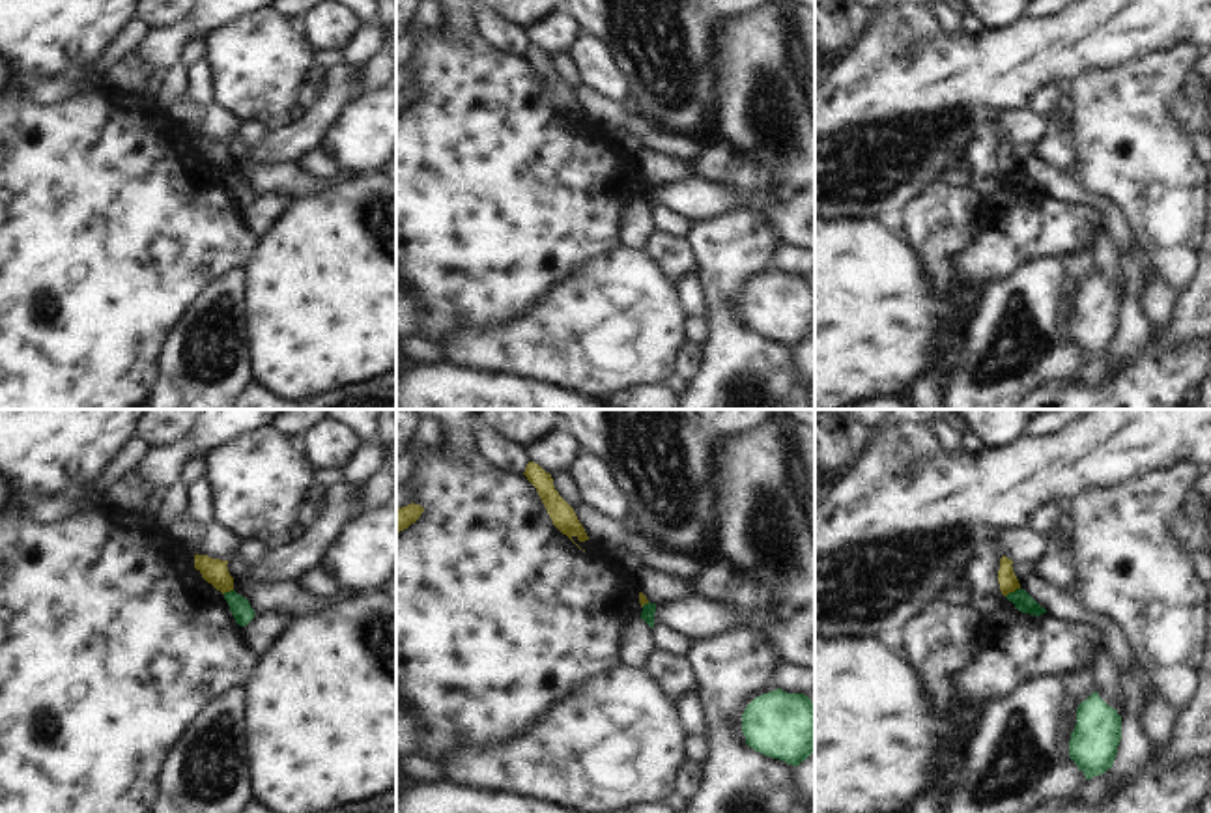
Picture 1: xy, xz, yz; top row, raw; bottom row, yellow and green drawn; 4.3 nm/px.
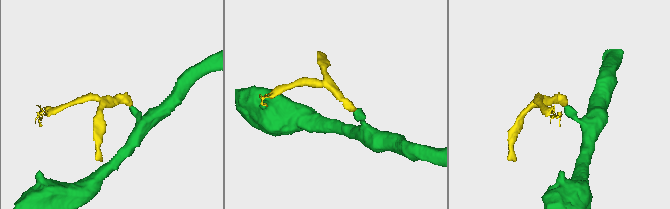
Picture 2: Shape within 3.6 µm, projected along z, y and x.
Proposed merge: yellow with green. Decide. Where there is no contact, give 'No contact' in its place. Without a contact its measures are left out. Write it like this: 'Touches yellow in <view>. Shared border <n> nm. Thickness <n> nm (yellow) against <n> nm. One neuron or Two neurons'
Touches yellow in yz. Shared border 80 nm. Thickness 80 nm (yellow) against 80 nm. Two neurons.

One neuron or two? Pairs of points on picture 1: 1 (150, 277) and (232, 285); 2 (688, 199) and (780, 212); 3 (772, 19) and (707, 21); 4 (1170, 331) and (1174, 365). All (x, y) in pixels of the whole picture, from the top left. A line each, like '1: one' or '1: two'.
1: two
2: one
3: two
4: two

